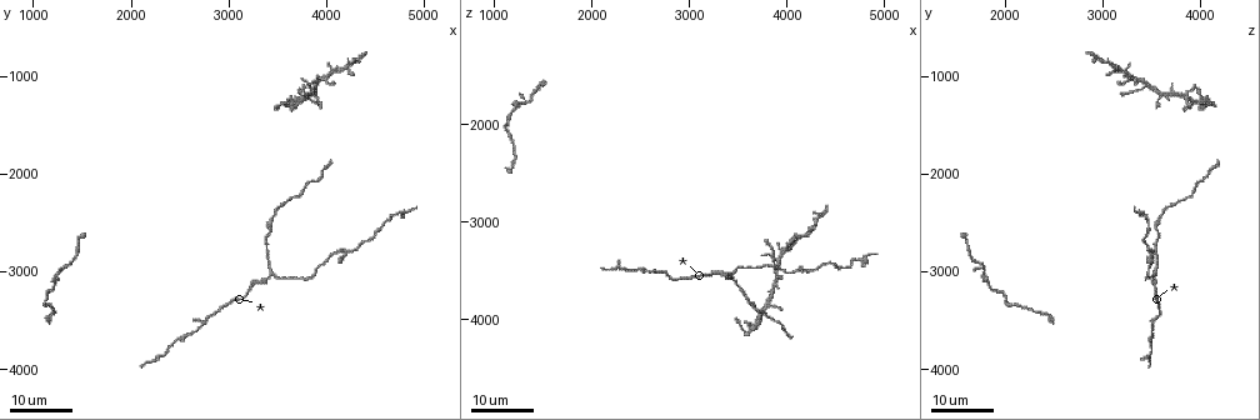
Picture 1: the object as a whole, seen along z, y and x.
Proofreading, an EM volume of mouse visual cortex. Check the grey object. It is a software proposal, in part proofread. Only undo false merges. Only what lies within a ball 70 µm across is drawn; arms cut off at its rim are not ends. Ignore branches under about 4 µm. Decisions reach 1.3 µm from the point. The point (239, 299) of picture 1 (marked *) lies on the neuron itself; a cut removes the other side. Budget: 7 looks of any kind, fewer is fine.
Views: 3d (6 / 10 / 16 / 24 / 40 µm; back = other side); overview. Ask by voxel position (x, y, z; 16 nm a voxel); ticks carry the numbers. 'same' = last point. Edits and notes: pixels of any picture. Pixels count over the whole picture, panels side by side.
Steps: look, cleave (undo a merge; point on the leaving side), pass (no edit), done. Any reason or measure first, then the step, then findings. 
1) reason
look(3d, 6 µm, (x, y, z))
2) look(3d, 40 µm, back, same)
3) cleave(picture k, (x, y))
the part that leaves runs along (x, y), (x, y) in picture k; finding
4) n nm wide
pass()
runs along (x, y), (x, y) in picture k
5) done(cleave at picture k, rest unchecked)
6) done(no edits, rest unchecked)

two arms in line, one across
look(3d, 16 µm, (3460, 3040, 3540))

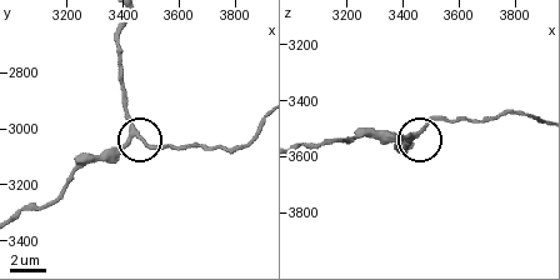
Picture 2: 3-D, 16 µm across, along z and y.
zoom in
look(3d, 10 µm, (3440, 3000, 3520))

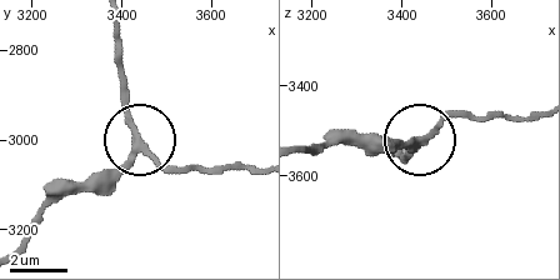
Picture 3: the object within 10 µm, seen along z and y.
look(3d, 6 µm, (3440, 3010, 3530))

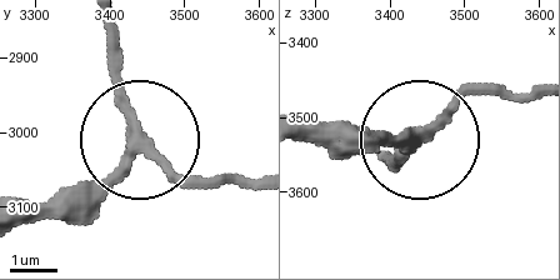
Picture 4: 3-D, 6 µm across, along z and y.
230 nm wide
pass()
all the same neuron

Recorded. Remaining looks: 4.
a fork
look(3d, 16 µm, (3880, 1100, 3420))

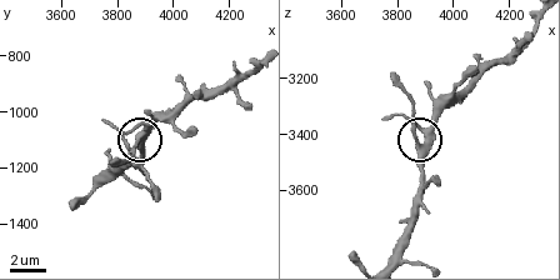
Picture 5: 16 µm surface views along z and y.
look(3d, 10 µm, (3880, 1080, 3450))

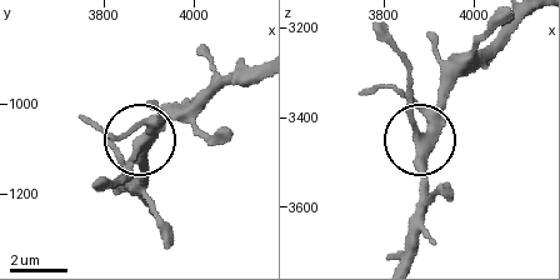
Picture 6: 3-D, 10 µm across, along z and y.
side arm 5 µm; 3 arms
pass()
one neuron here

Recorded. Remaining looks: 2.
three-way junction
look(3d, 24 µm, (4220, 2800, 3520))

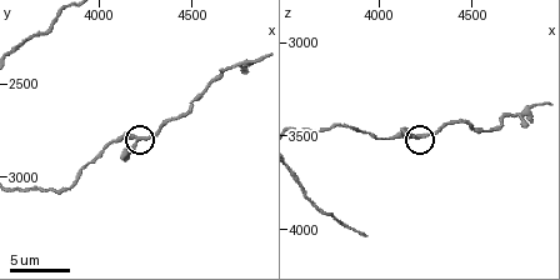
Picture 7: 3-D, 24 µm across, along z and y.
look(3d, 6 µm, (4200, 2780, 3500))

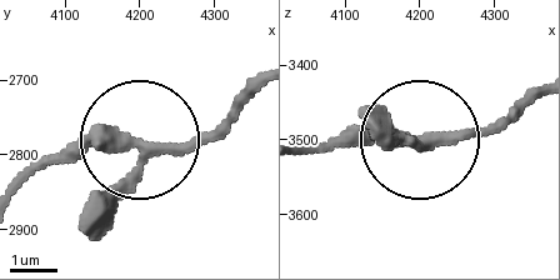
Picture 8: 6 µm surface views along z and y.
220 nm wide
pass()
one neuron here

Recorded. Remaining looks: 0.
done(no edits, rest unchecked)

